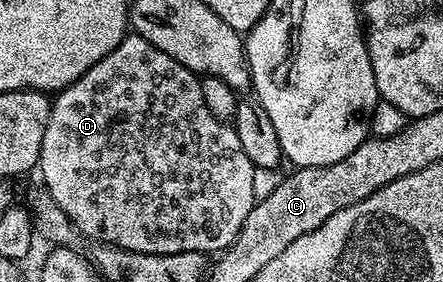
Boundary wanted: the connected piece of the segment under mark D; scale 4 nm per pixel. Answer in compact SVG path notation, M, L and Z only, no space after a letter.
M135 32L129 33L120 41L118 48L114 48L114 52L110 52L102 60L98 60L98 64L94 64L94 68L87 70L81 78L74 80L74 84L70 84L52 98L52 111L50 112L50 120L46 124L46 136L42 136L42 152L38 163L38 174L44 177L43 189L47 190L48 195L58 204L58 208L62 208L62 212L66 212L66 216L70 216L70 220L76 225L76 229L80 231L81 235L88 237L89 234L90 237L96 238L92 240L100 244L126 248L130 252L150 252L151 254L199 252L199 254L211 255L212 250L216 250L215 252L227 250L228 245L238 236L238 232L242 232L242 224L246 224L246 216L250 216L252 211L250 200L254 199L255 170L256 167L253 166L249 156L246 156L243 151L242 143L238 140L238 136L235 135L233 127L227 121L216 118L214 112L210 112L210 108L206 108L206 100L202 100L202 88L200 87L198 75L193 70L187 70L182 64L178 64L178 60L174 60L174 56L154 48L154 44L150 44L150 40L146 40L142 35Z

